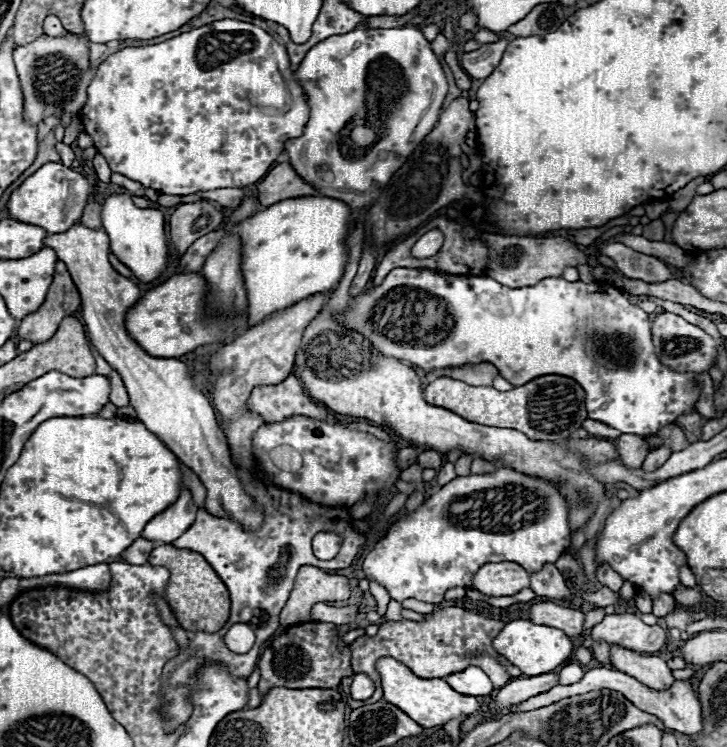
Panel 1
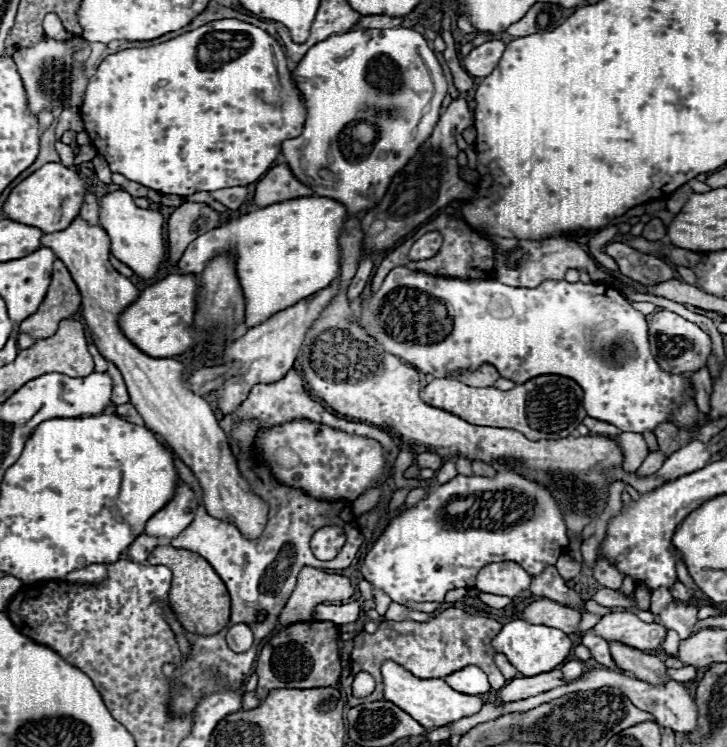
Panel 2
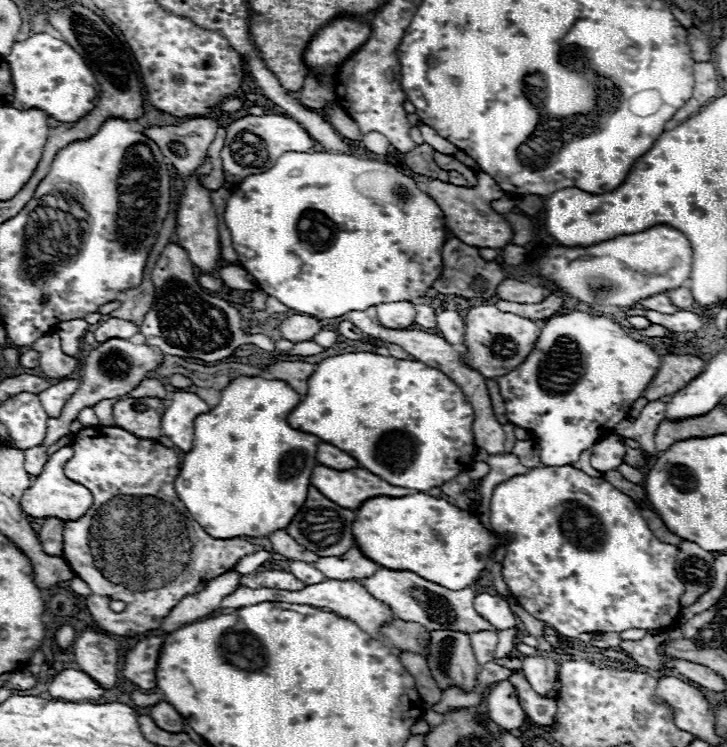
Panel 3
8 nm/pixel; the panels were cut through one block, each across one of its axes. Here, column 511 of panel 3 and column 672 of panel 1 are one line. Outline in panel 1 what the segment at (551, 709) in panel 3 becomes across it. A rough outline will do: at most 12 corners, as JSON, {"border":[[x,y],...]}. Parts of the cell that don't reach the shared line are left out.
{"border":[[614,644],[616,670],[650,688],[674,682],[666,660]]}

